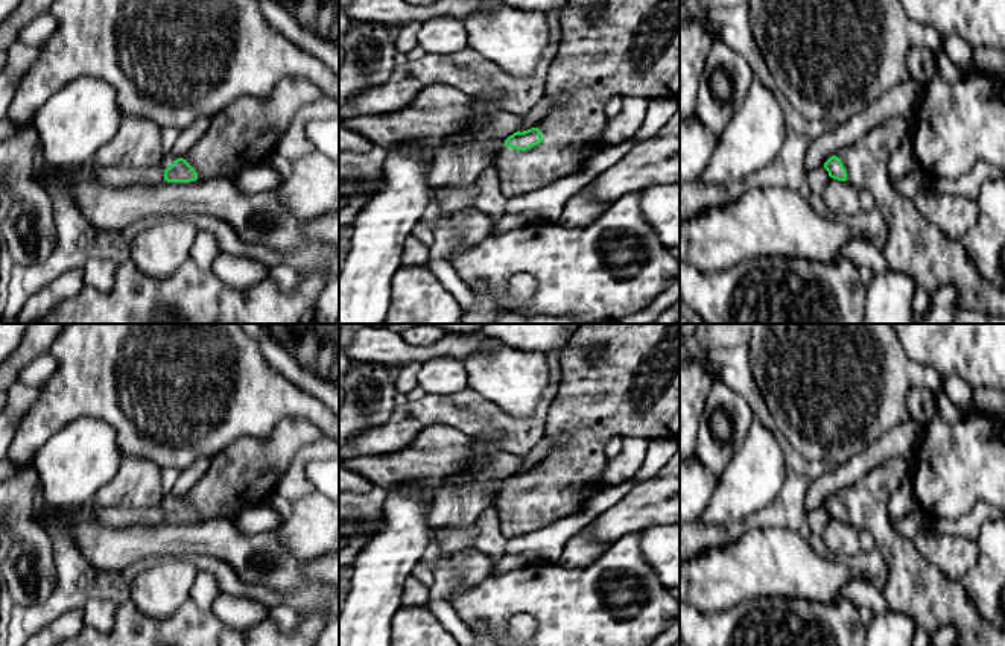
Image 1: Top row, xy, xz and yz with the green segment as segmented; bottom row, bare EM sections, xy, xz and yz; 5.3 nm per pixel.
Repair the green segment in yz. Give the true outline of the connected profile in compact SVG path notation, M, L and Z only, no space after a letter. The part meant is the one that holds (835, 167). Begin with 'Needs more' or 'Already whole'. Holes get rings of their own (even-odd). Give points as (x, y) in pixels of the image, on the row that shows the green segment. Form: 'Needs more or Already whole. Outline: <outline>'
Needs more. Outline: M891 117L824 163L829 176L868 190L888 225L883 257L891 271L909 275L934 295L940 287L958 290L959 310L1005 316L1005 289L982 278L962 240L950 239L915 208L892 184L888 161L912 134L912 123Z

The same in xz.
Needs more. Outline: M570 0L560 24L563 38L555 59L547 67L544 90L549 96L566 94L567 100L553 106L537 128L509 135L497 152L493 167L506 199L537 192L578 173L585 163L584 152L605 131L605 105L611 97L666 99L680 91L680 0Z

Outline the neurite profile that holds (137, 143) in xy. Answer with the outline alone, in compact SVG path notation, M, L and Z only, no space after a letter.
M122 117L117 134L93 157L97 167L161 167L167 152L163 149L163 129L143 117Z

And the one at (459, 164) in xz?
M474 96L473 122L459 143L445 141L435 147L427 173L432 192L465 188L479 181L482 172L493 167L505 140L517 132L525 117L506 111L488 96Z

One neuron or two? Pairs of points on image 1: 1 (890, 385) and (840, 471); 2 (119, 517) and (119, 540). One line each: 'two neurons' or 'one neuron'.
1: two neurons
2: two neurons

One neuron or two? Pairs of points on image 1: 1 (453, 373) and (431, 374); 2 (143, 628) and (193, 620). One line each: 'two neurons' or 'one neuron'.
1: one neuron
2: one neuron

